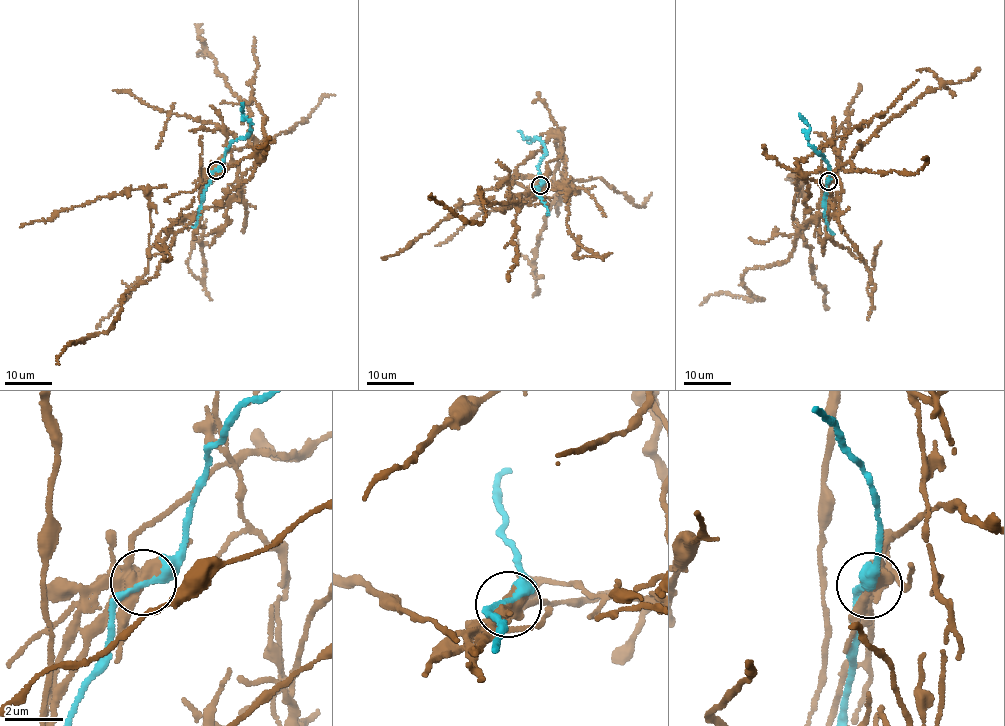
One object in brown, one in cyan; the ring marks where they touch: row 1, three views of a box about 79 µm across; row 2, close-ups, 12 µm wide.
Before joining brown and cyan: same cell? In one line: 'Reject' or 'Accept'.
Reject

